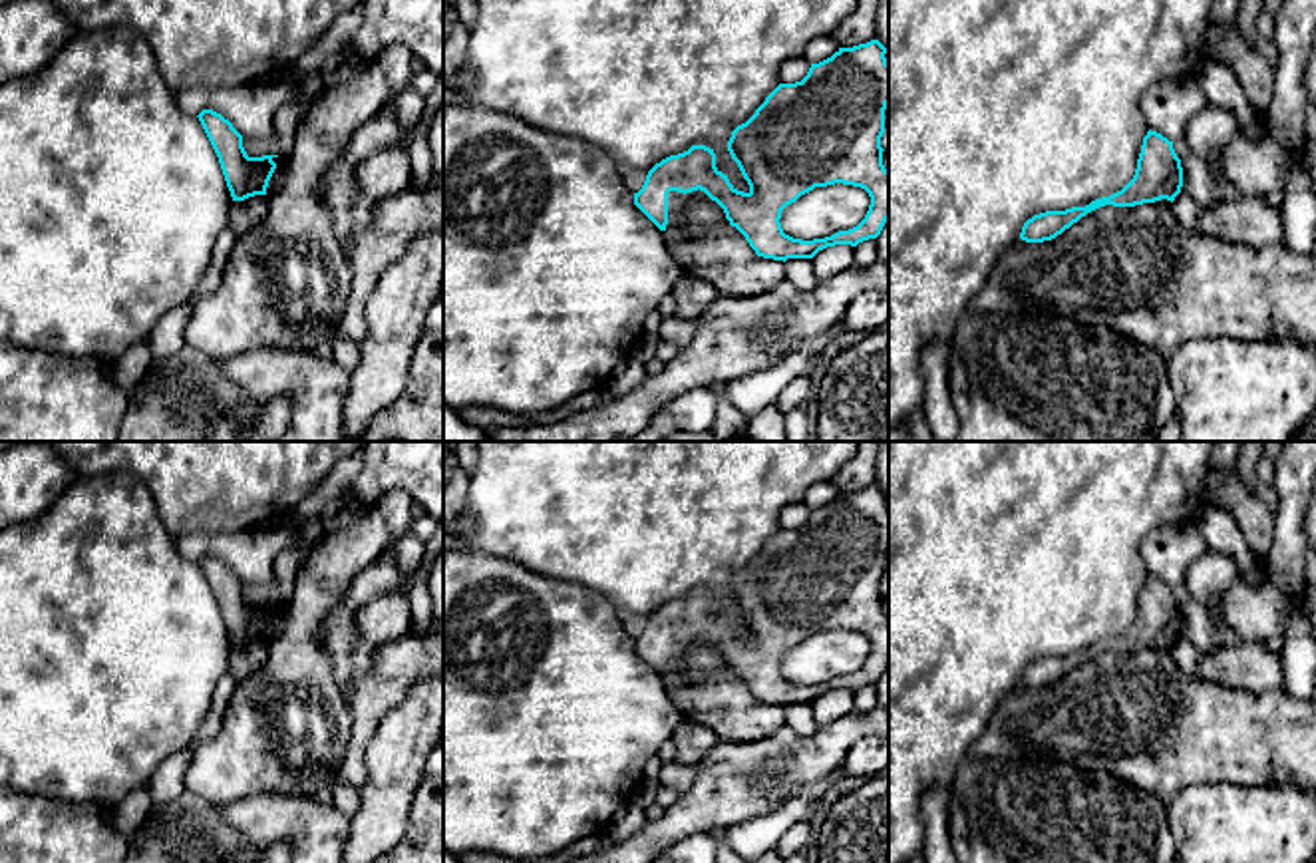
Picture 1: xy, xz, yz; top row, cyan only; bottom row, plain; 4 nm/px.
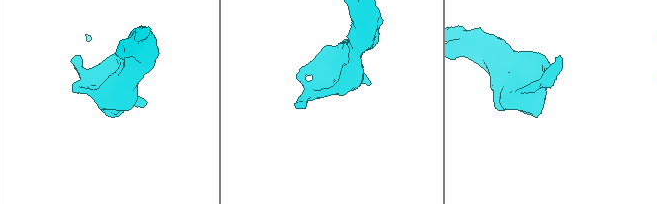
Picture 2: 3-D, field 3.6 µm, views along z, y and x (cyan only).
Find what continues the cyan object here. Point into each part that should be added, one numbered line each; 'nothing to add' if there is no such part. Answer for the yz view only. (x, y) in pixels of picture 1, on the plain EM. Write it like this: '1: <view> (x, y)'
nothing to add

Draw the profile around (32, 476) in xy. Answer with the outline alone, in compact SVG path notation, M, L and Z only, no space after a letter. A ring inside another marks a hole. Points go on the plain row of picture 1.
M24 441L0 451L0 531L40 517L76 475L44 441Z

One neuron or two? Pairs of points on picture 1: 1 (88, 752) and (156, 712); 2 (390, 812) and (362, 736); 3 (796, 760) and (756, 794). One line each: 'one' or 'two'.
1: one
2: two
3: one

